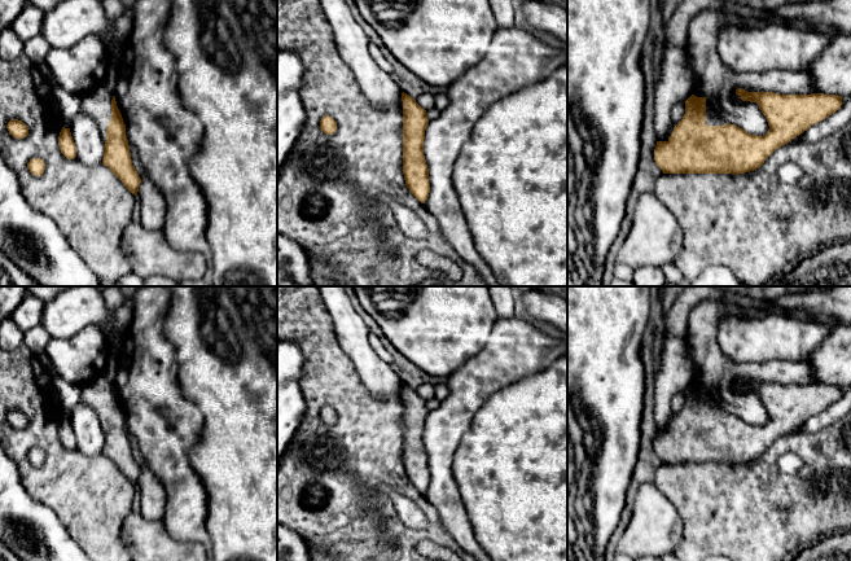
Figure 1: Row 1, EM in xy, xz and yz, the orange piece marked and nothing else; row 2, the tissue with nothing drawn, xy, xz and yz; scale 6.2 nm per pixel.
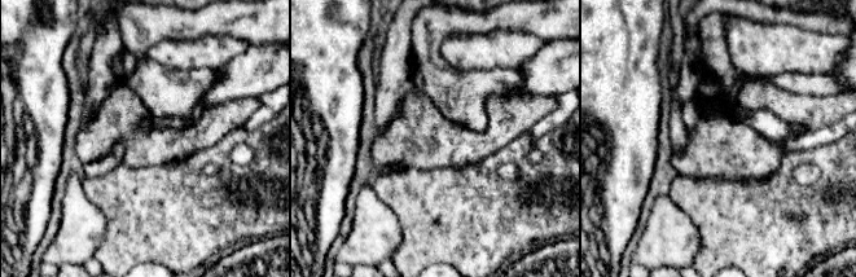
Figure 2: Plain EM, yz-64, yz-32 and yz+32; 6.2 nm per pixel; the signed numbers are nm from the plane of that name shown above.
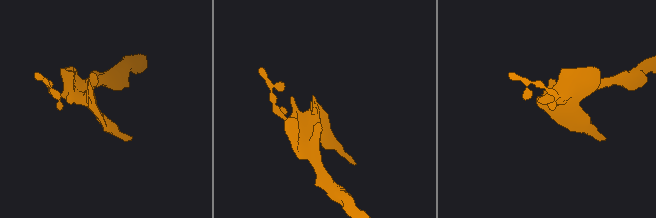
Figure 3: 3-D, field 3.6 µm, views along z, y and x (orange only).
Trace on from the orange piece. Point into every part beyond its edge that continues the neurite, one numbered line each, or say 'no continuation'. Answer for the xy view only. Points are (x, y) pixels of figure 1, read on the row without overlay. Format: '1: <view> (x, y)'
1: xy (97, 394)

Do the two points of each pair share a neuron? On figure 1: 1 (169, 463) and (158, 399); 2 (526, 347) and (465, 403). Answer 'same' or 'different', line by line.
1: same
2: same

